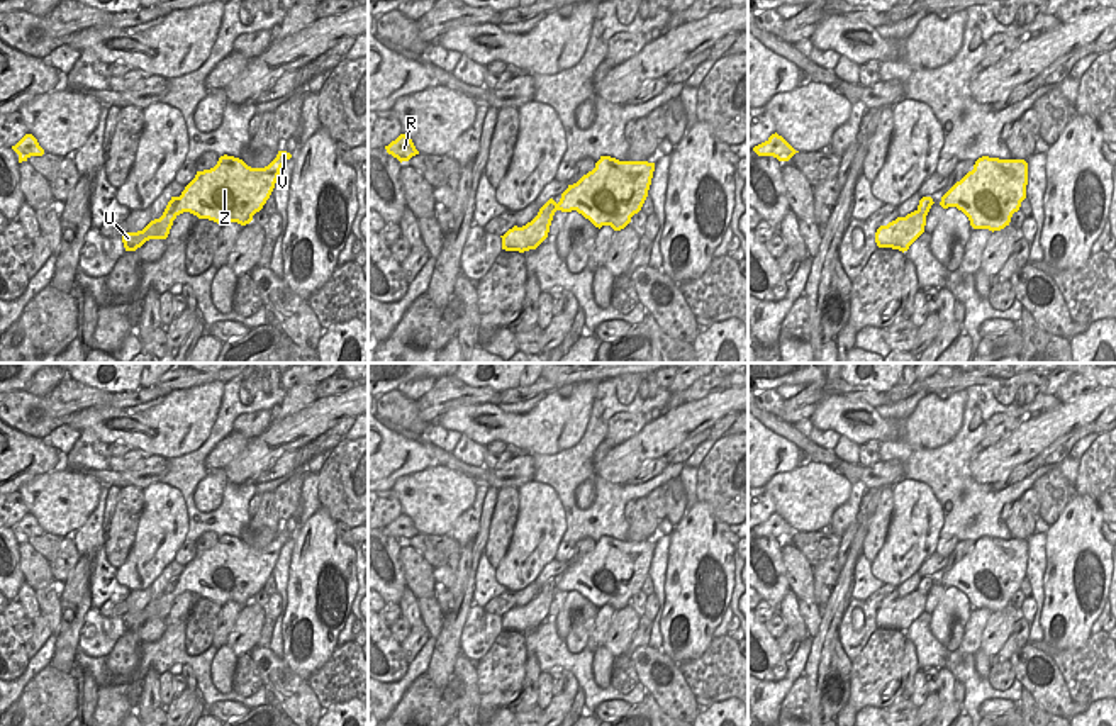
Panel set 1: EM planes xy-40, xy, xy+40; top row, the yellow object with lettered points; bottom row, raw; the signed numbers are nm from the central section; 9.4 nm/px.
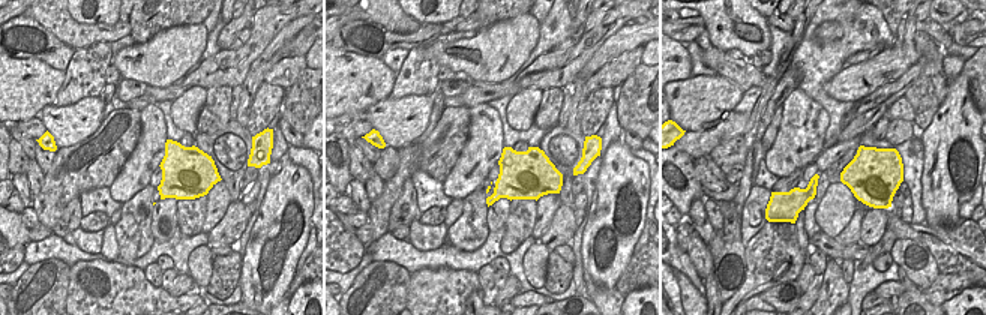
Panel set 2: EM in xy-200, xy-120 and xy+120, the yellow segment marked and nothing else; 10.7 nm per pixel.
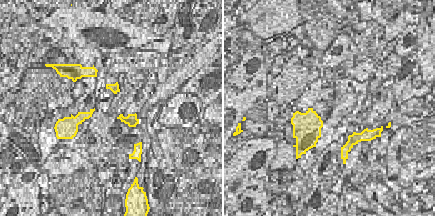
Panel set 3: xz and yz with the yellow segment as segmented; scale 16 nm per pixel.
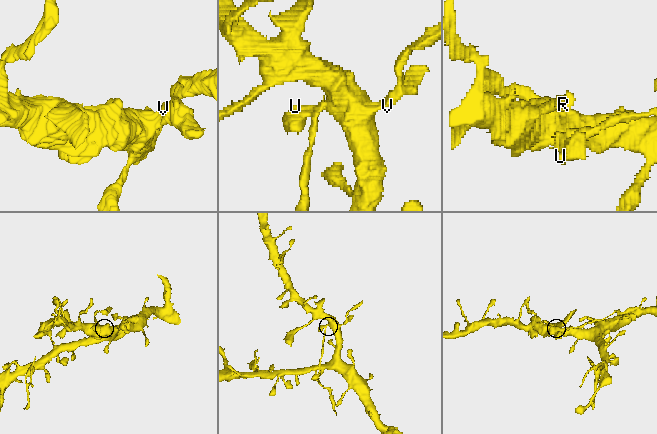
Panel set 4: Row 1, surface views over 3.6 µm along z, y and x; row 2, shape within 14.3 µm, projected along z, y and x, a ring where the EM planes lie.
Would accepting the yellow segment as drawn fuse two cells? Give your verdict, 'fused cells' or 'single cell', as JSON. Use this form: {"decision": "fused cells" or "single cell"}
{"decision": "fused cells"}

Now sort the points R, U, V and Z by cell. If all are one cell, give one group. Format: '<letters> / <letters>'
R V Z / U

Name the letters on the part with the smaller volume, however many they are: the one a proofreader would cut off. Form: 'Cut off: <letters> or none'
Cut off: U

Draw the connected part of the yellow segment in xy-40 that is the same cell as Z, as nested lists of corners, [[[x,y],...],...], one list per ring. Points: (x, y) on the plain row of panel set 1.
[[[278,531],[268,546],[251,548],[239,538],[220,536],[214,548],[197,551],[181,572],[176,590],[166,594],[166,599],[149,612],[149,619],[166,619],[173,600],[183,592],[220,606],[249,604],[270,578],[280,550],[290,538],[290,533]]]

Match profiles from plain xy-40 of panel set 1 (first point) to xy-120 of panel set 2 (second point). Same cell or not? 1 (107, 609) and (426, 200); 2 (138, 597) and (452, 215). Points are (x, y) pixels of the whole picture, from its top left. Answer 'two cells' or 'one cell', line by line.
1: two cells
2: one cell

